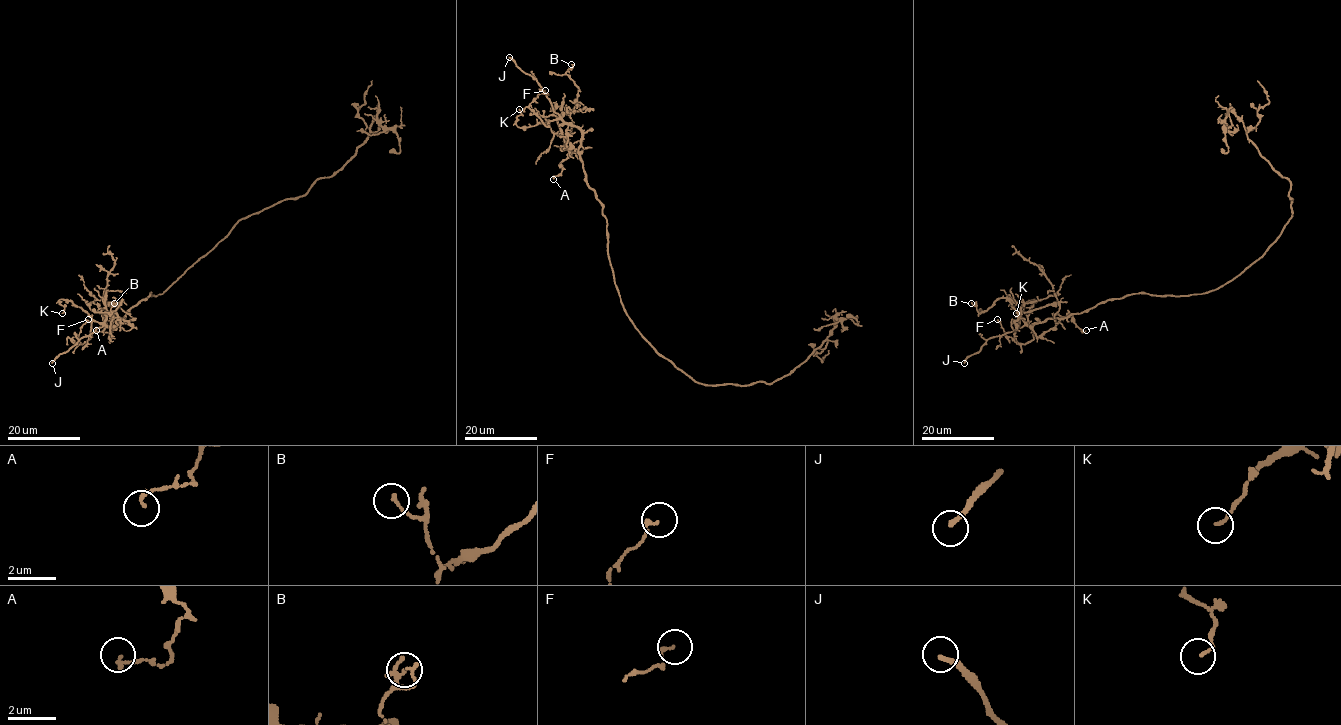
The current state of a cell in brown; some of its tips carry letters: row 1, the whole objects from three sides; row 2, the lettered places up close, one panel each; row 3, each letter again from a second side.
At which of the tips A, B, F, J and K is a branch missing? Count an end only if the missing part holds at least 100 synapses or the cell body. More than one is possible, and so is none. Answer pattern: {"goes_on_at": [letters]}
{"goes_on_at": ["J"]}

